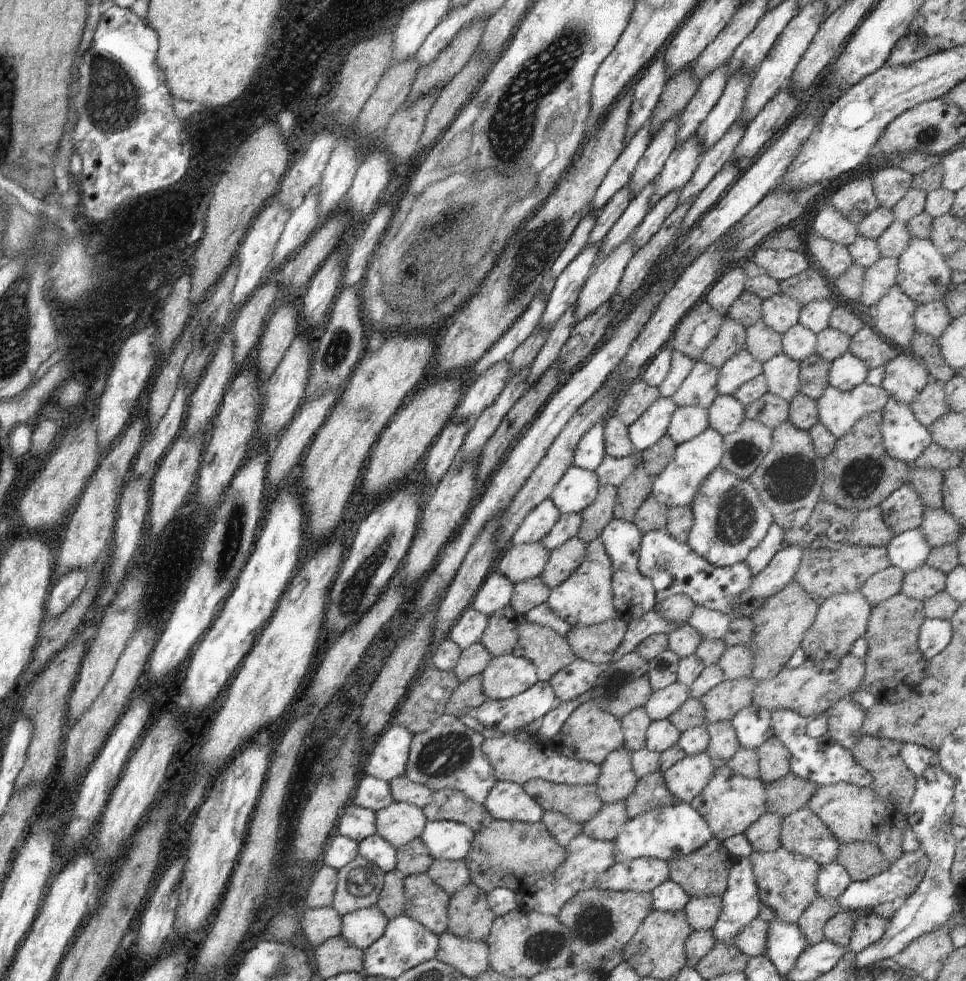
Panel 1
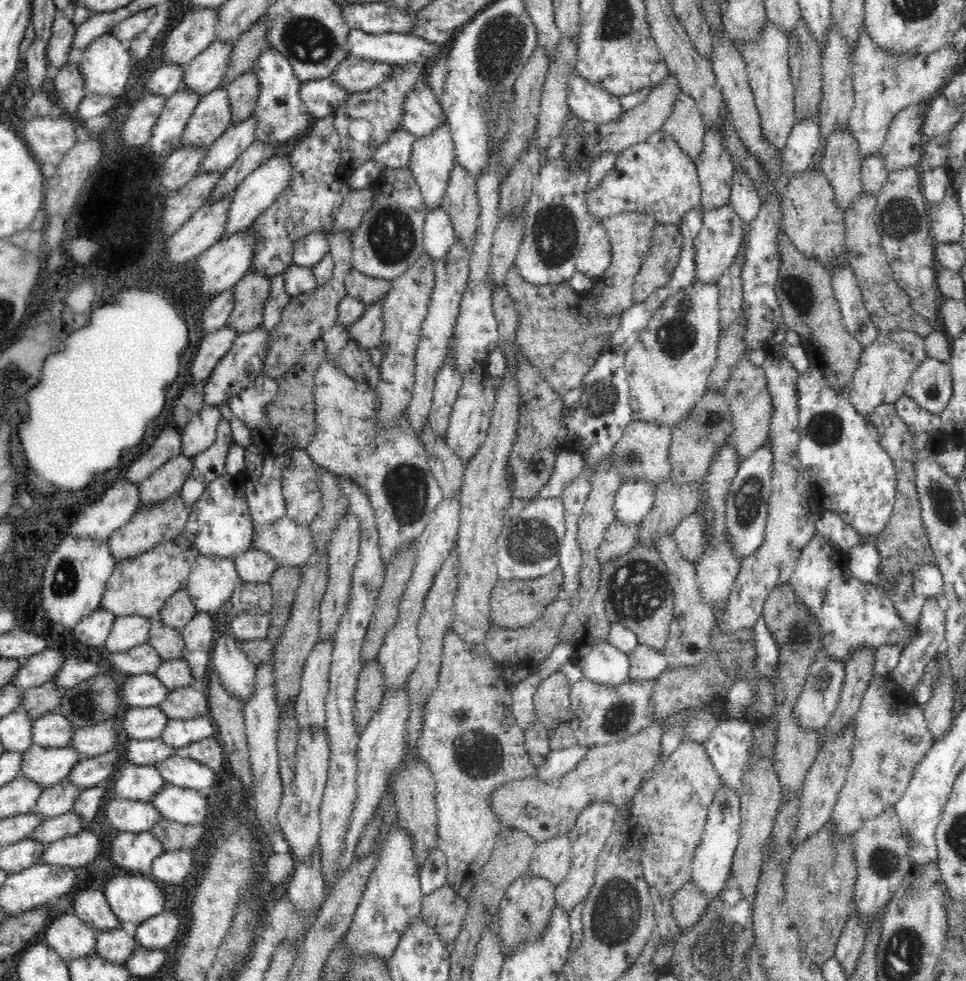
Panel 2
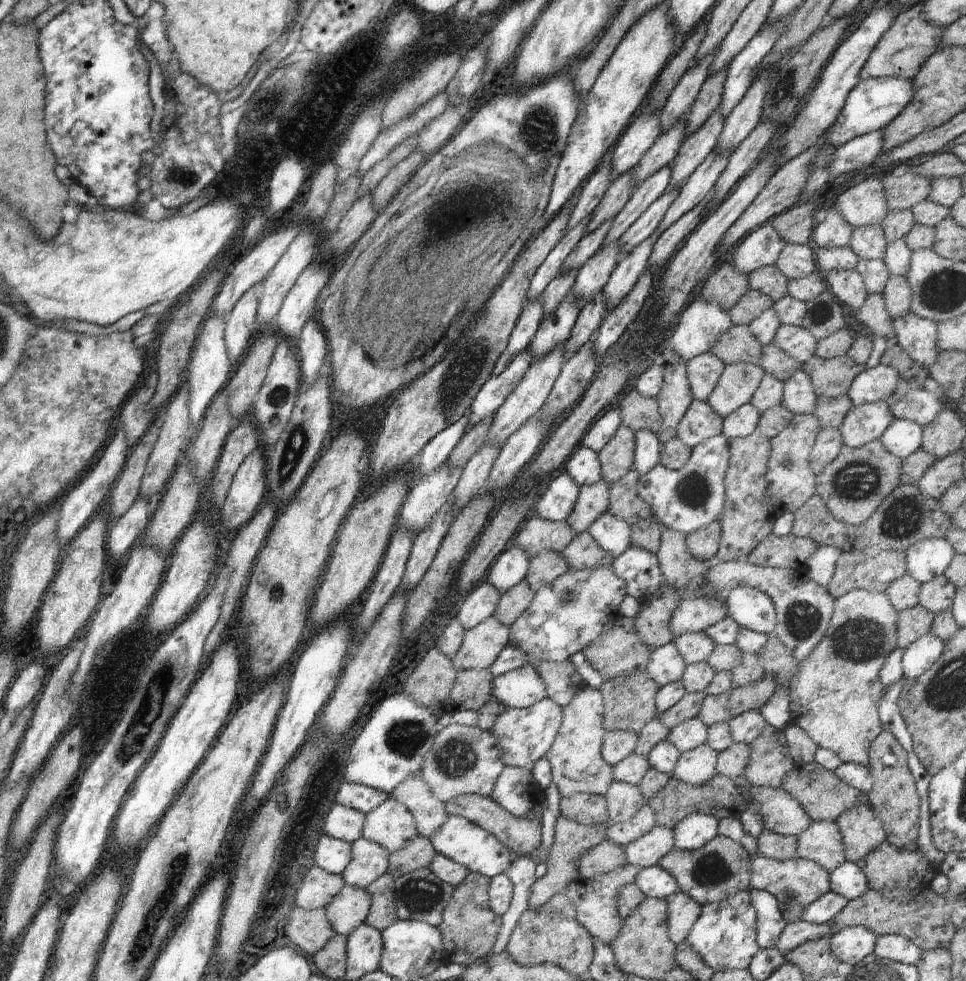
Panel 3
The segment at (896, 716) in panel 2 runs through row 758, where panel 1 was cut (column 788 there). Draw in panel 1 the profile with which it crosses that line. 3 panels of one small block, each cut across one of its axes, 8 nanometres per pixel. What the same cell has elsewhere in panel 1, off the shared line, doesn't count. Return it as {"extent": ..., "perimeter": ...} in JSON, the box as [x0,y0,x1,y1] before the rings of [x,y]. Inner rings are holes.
{"extent":[750,847,821,924],"perimeter":[[[783,847],[773,852],[757,852],[750,854],[752,874],[758,888],[758,899],[763,906],[770,908],[778,920],[797,924],[804,910],[818,898],[816,880],[821,866],[803,855],[794,854]]]}

